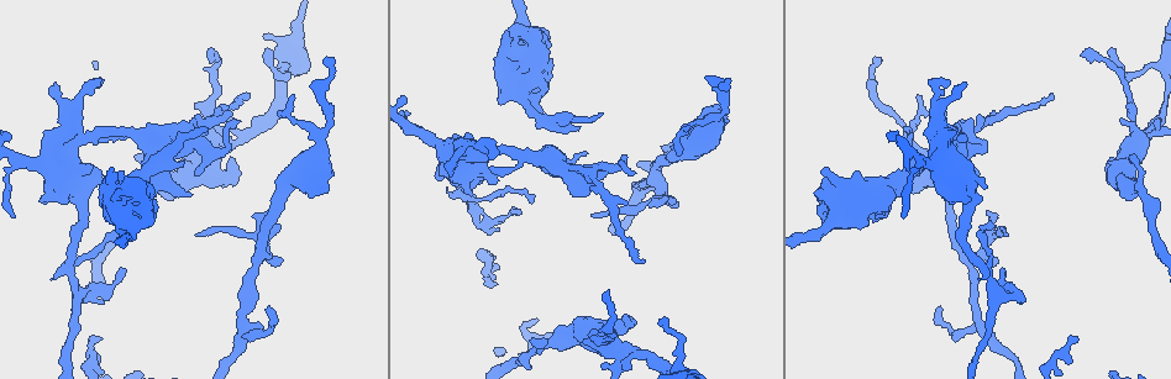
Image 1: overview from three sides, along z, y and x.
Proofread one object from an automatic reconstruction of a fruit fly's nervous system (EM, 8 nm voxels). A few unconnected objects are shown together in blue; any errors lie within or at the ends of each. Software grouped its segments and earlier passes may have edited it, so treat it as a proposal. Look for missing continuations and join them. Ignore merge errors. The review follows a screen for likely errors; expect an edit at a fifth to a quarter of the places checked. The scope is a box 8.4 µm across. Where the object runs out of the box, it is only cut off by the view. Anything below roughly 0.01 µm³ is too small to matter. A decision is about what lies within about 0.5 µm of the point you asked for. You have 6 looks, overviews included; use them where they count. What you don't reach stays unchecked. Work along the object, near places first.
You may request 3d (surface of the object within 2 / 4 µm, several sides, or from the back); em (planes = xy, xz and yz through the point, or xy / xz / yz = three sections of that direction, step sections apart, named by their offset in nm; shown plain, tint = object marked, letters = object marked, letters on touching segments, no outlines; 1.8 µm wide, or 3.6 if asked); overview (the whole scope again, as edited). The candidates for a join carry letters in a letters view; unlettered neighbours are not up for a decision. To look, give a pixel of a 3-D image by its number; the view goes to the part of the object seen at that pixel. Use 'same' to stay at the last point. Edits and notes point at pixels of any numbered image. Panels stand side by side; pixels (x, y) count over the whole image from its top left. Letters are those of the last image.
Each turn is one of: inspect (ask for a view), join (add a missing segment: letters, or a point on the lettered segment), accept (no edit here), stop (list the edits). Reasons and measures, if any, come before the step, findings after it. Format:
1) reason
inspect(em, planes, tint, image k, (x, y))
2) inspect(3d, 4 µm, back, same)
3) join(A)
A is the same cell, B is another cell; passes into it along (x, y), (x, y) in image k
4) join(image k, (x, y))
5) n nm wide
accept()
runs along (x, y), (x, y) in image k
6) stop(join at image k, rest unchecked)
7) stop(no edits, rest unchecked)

sharp bend
inspect(3d, 2 µm, image 1, (920, 161))

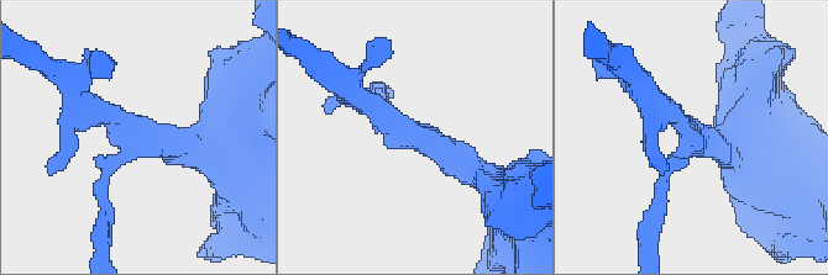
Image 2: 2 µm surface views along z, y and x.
inspect(em, xz, step 8, letters, image 2, (134, 141))

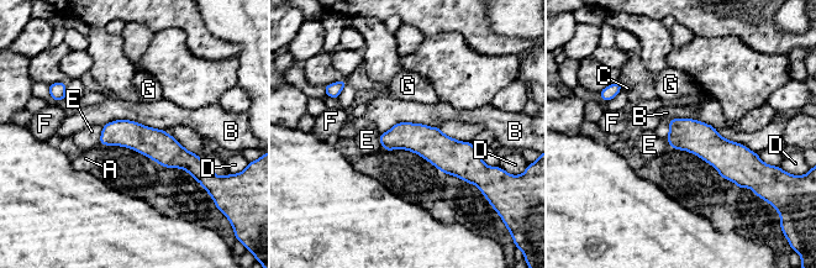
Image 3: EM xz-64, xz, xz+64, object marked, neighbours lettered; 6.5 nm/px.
190 nm wide
accept()
A, B, C, D, E, F and G are other cells; border along (101, 126), (133, 120), (163, 130) in image 3; no lettered segment goes on from it

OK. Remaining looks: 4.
free end
inspect(3d, 4 µm, image 1, (508, 32))

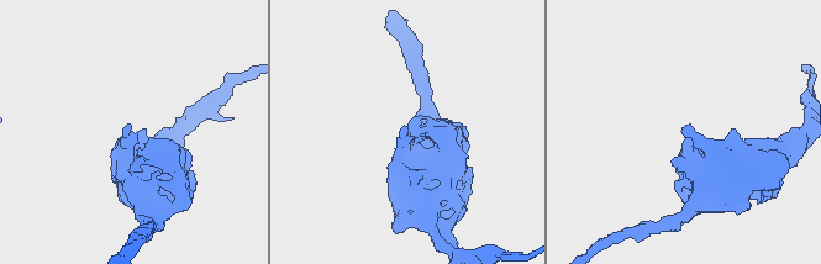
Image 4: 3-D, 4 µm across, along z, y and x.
shape alone is not enough
inspect(em, xy, step 8, letters, image 4, (128, 127))

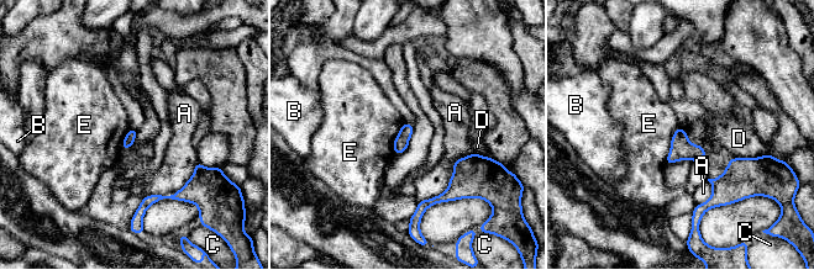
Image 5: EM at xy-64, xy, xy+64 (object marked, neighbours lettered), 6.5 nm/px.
cut it another way
inspect(em, planes, letters, same)

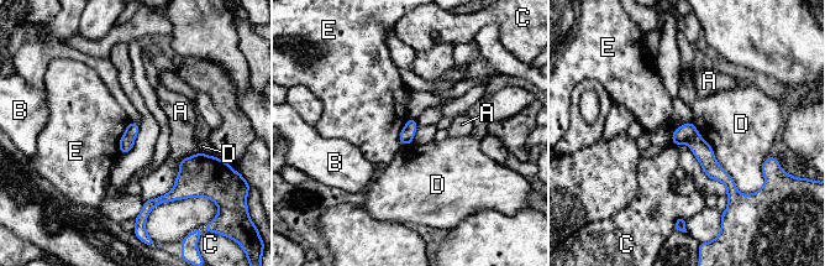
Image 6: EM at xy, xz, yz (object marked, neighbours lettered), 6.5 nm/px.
90 nm wide
accept()
A, B, C, D and E are other cells; border along (130, 123), (120, 140), (119, 152) in image 6; none of them fits

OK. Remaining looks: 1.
tapers out
inspect(em, 3.6 µm, yz, step 8, letters, image 1, (102, 301))

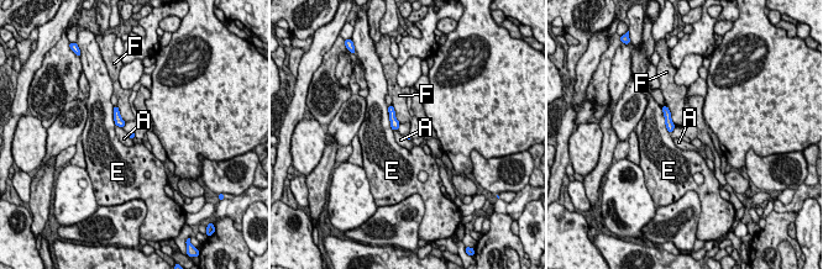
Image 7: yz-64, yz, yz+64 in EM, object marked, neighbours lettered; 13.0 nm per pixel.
accept()
A, E and F are other cells; border along (115, 125), (121, 127) in image 7; no lettered segment goes on from it

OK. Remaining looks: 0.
stop(no edits, rest unchecked)

